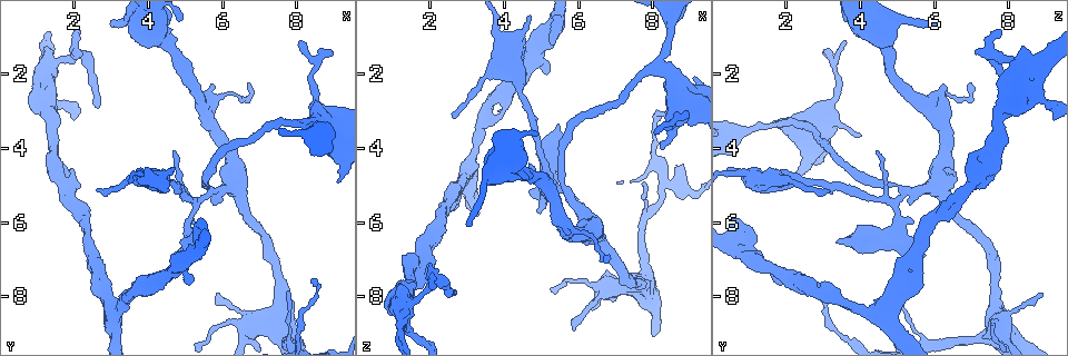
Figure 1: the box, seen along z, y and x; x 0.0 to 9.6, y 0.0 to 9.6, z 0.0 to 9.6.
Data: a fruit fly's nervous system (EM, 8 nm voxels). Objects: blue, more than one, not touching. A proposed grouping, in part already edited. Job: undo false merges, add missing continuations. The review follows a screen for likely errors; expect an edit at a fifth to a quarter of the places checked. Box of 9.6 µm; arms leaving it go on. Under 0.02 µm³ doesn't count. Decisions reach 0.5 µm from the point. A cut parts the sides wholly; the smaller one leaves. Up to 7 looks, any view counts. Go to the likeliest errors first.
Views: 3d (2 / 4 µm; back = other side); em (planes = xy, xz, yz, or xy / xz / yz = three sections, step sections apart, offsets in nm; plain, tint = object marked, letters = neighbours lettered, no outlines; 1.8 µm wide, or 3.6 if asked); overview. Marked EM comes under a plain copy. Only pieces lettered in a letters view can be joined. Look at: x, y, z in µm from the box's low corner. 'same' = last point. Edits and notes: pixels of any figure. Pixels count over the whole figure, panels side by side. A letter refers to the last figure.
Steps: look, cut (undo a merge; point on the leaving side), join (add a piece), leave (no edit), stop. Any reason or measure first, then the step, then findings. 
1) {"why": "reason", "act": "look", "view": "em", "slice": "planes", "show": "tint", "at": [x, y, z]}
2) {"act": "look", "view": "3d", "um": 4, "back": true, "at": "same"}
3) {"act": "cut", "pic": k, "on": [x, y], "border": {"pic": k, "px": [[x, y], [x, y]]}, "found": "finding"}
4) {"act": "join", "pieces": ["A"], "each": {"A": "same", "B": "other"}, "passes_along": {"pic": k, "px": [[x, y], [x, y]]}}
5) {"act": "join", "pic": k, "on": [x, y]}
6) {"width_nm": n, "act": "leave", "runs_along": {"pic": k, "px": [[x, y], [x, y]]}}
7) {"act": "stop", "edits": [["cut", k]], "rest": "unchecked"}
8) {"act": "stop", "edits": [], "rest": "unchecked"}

{"why": "sharp bend", "act": "look", "view": "em", "slice": "planes", "show": "tint", "at": [6.45, 4.55, 6.15]}

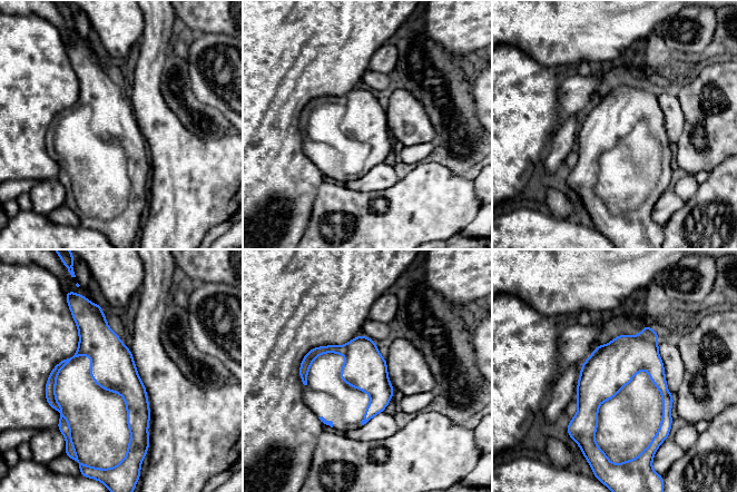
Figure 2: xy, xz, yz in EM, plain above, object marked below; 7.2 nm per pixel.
{"why": "what lies round it", "act": "look", "view": "em", "slice": "planes", "show": "letters", "at": "same"}

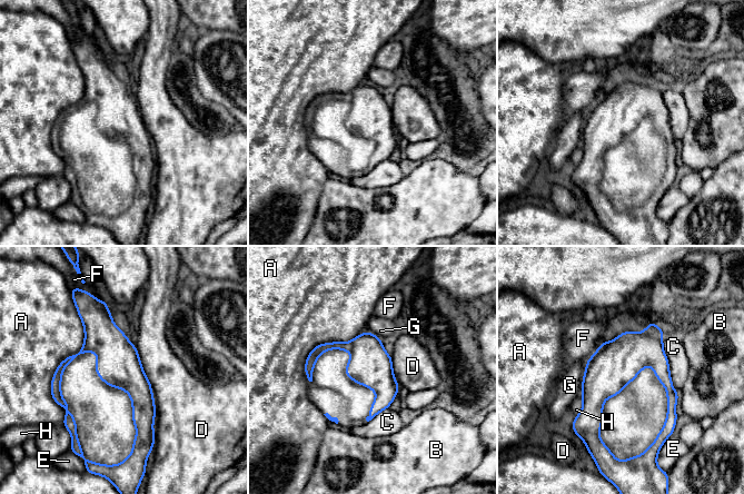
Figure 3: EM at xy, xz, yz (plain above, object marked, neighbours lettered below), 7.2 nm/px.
{"act": "leave", "each": {"A": "other", "B": "other", "C": "other", "D": "other", "E": "other", "F": "other", "G": "other", "H": "other"}, "runs_along": {"pic": 3, "px": [[654, 327], [595, 391], [587, 427]]}, "found": "all the same neuron"}

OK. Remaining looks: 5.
{"why": "branch stops here", "act": "look", "view": "3d", "um": 4, "at": [3.65, 7.65, 3.10]}

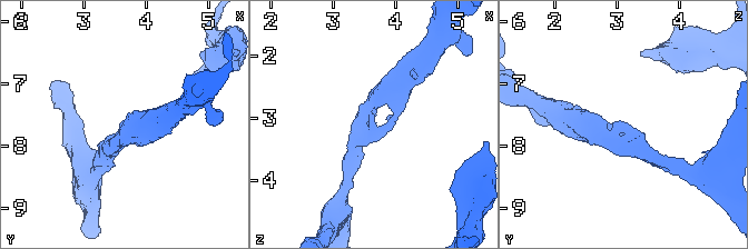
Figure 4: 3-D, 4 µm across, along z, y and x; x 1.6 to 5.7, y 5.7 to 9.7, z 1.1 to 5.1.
{"why": "shape alone is not enough", "act": "look", "view": "em", "slice": "xy", "step": 16, "show": "tint", "at": [3.60, 7.60, 3.10]}

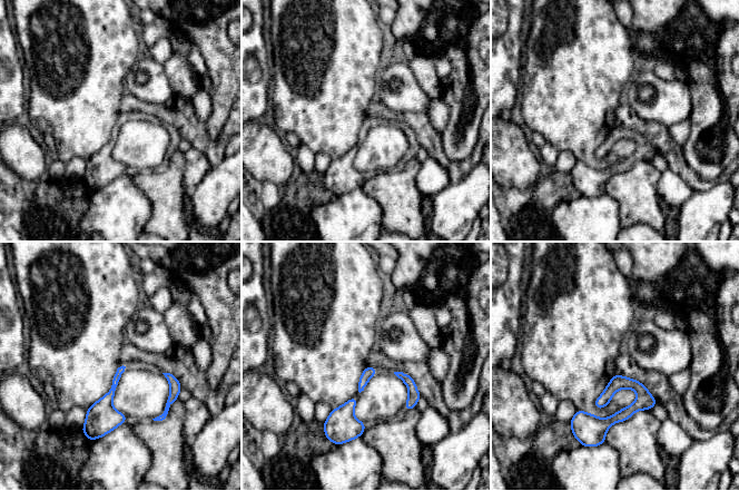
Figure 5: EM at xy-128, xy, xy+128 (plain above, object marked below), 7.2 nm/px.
{"why": "cut it another way", "act": "look", "view": "em", "slice": "planes", "show": "letters", "at": "same"}

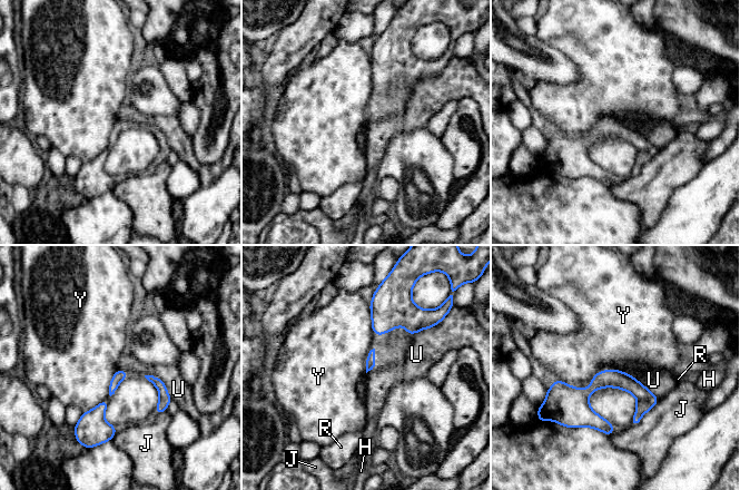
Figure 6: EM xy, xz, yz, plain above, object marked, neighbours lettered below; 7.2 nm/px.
{"act": "leave", "each": {"H": "other", "J": "other", "R": "other", "U": "other", "Y": "other"}, "border": {"pic": 6, "px": [[615, 369], [599, 371], [586, 389]]}, "found": "no lettered piece goes on from it"}

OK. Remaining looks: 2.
{"why": "stops while still wide", "act": "look", "view": "em", "slice": "planes", "show": "tint", "at": [5.40, 6.55, 3.45]}

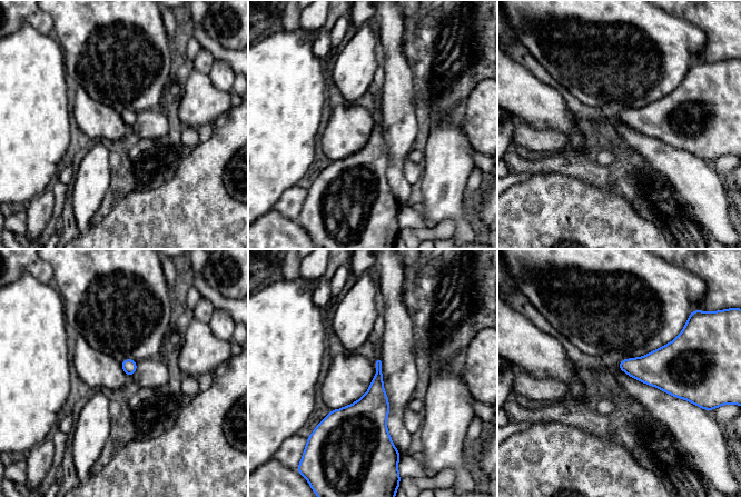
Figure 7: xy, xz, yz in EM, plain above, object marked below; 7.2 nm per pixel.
{"why": "what lies round it", "act": "look", "view": "em", "slice": "planes", "show": "letters", "at": "same"}

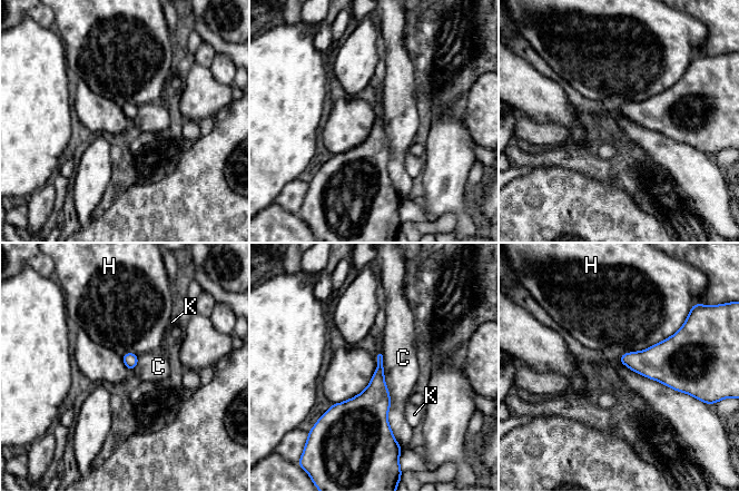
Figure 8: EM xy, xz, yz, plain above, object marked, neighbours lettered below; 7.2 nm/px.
{"act": "leave", "each": {"C": "other", "H": "other", "K": "other"}, "border": {"pic": 8, "px": [[381, 354], [387, 423], [396, 442]]}, "found": "none of them fits"}

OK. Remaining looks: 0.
{"act": "stop", "edits": [], "rest": "unchecked"}

